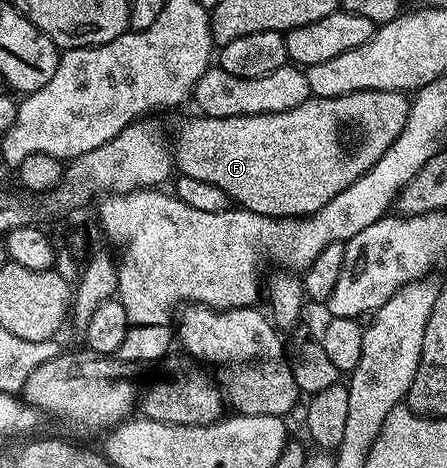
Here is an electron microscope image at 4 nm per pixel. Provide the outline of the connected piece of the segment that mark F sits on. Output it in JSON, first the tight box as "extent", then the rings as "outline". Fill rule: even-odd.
{"extent":[172,91,411,217],"outline":[[[360,91],[339,97],[311,96],[300,107],[279,113],[243,117],[190,117],[172,139],[172,161],[183,177],[204,179],[220,187],[235,206],[265,217],[305,217],[324,207],[344,187],[352,187],[396,143],[410,114],[411,98],[405,92]]]}

